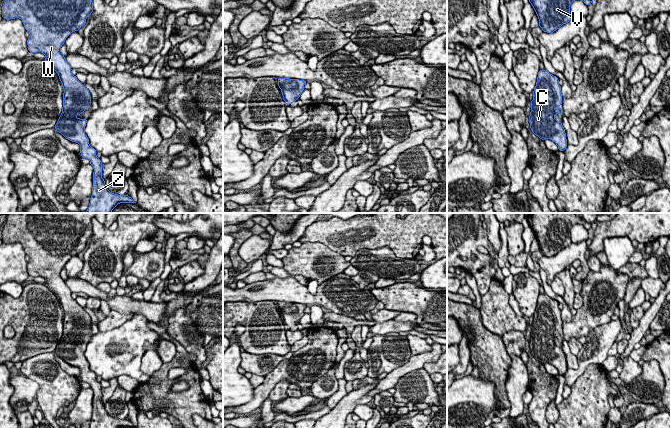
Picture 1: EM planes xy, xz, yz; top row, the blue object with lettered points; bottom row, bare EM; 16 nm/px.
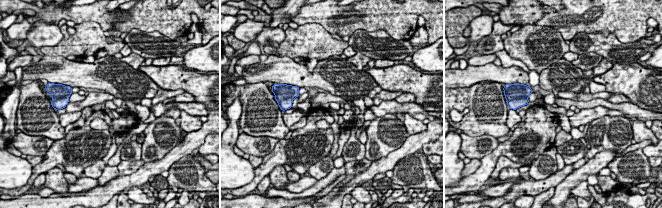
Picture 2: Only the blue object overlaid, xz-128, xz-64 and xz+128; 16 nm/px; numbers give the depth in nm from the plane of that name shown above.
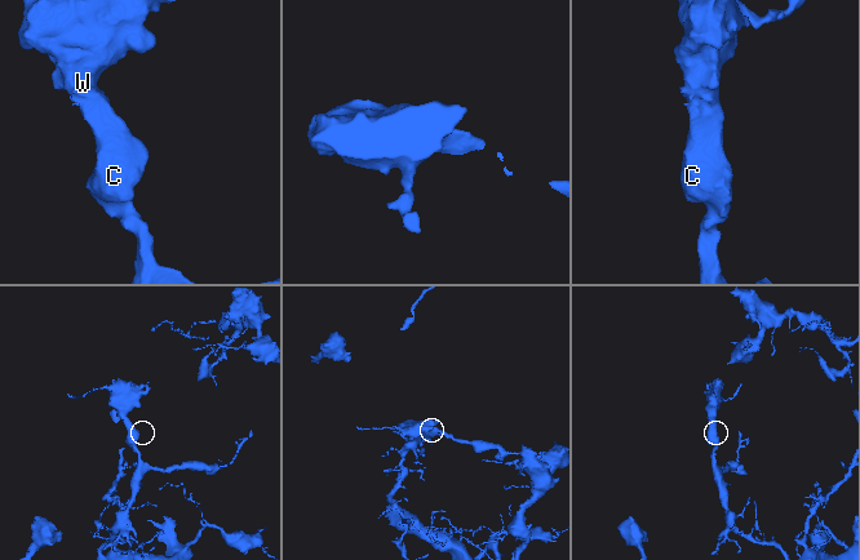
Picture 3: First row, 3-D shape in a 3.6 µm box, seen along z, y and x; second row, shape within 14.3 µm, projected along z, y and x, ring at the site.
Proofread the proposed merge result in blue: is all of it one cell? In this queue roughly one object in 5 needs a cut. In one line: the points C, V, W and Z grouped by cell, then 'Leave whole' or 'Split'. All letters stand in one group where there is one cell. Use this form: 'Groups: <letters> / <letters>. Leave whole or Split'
Groups: C V W Z. Leave whole

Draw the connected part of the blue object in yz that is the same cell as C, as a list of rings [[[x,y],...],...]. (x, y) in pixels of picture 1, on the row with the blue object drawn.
[[[540,69],[531,101],[530,128],[540,139],[552,140],[558,146],[558,150],[564,152],[568,145],[565,129],[561,121],[555,119],[556,114],[564,114],[561,107],[555,109],[561,106],[562,99],[559,79],[546,69]]]

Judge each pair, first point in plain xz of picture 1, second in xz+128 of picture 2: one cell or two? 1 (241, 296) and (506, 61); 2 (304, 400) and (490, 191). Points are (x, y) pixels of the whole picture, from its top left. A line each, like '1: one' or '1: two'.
1: two
2: one

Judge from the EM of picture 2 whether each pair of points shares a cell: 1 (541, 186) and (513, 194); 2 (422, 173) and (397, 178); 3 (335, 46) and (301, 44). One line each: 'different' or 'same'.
1: same
2: same
3: same

